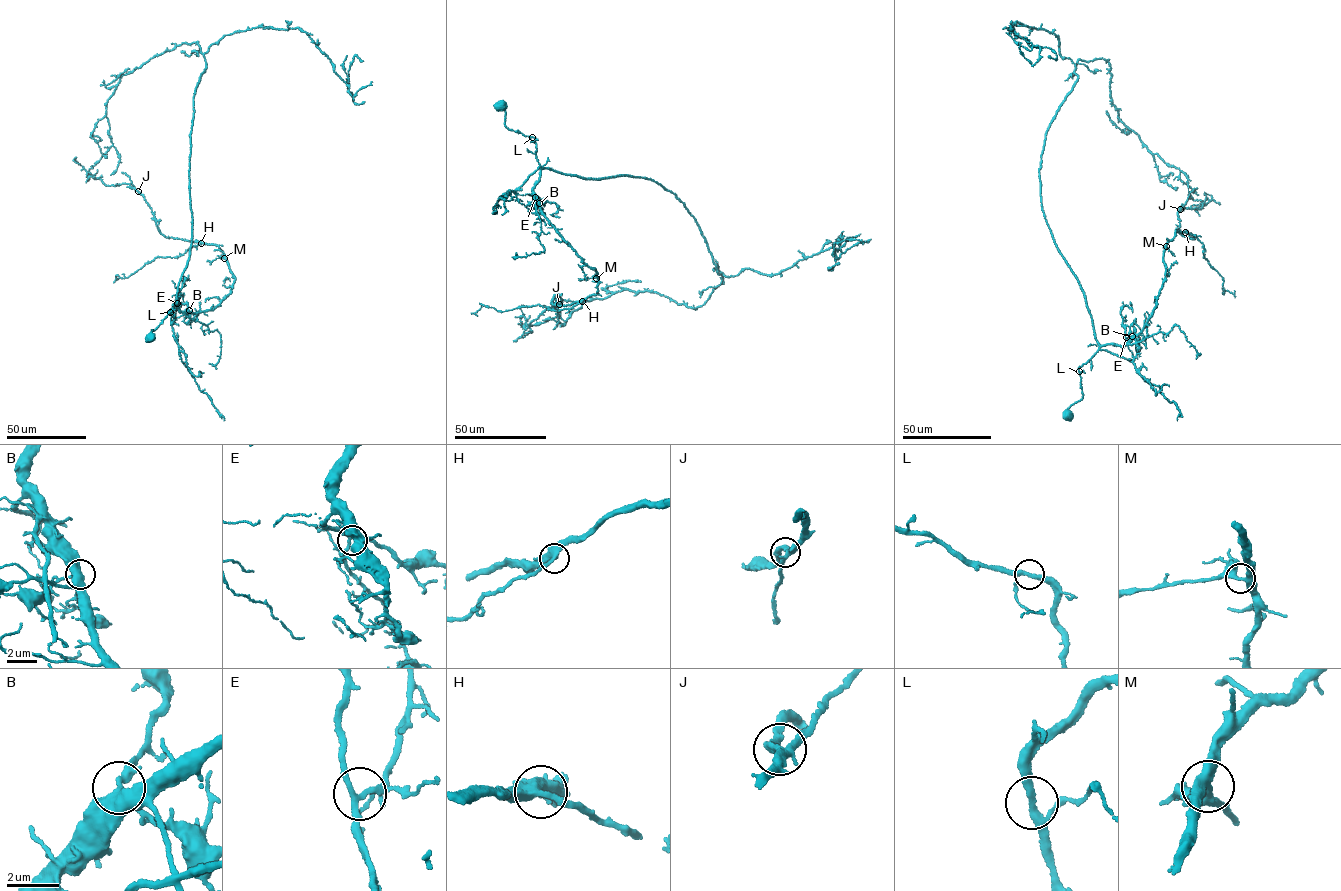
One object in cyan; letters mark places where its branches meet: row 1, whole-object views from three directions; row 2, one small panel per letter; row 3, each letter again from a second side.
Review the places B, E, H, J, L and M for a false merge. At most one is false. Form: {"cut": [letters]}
{"cut": []}

